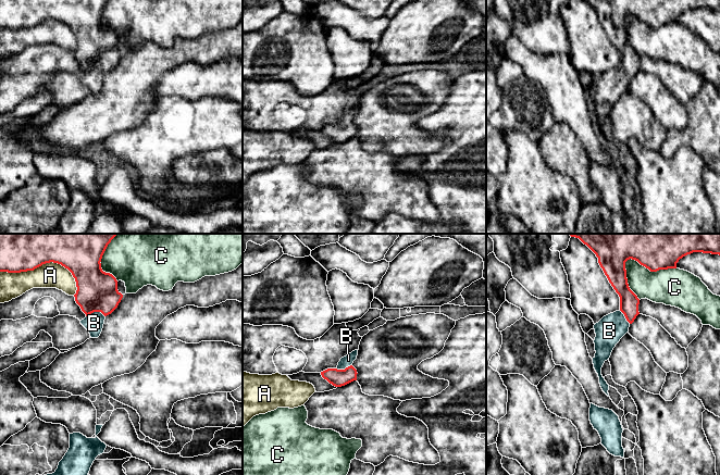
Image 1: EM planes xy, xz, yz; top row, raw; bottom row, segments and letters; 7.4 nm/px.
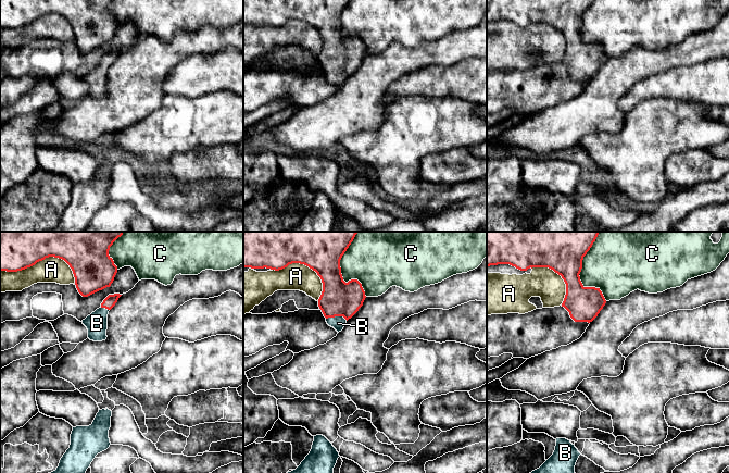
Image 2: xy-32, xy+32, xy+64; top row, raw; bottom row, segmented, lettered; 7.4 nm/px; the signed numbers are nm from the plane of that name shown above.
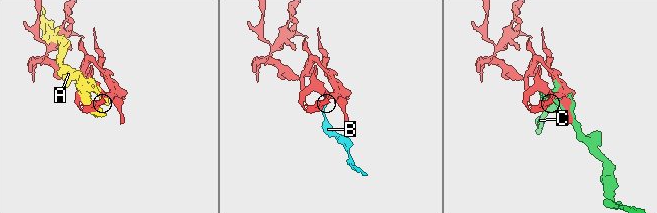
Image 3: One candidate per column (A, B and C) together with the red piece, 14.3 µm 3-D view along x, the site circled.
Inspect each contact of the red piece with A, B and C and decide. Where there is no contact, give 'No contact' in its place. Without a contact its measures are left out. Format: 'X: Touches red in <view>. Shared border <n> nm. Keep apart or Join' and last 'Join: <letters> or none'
A: Touches red in xy. Shared border 600 nm. Keep apart
B: Touches red in xy. Shared border 140 nm. Join
C: Touches red in yz. Shared border 380 nm. Keep apart
Join: B

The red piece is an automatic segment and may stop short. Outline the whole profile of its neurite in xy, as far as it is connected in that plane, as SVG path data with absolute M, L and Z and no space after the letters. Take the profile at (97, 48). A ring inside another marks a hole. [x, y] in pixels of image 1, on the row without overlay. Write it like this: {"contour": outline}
{"contour": "M0 0L0 28L21 29L34 27L46 20L58 20L67 25L76 38L76 60L86 74L80 80L91 95L102 88L105 73L111 71L121 59L123 51L117 47L117 37L101 25L101 15L109 0Z"}

